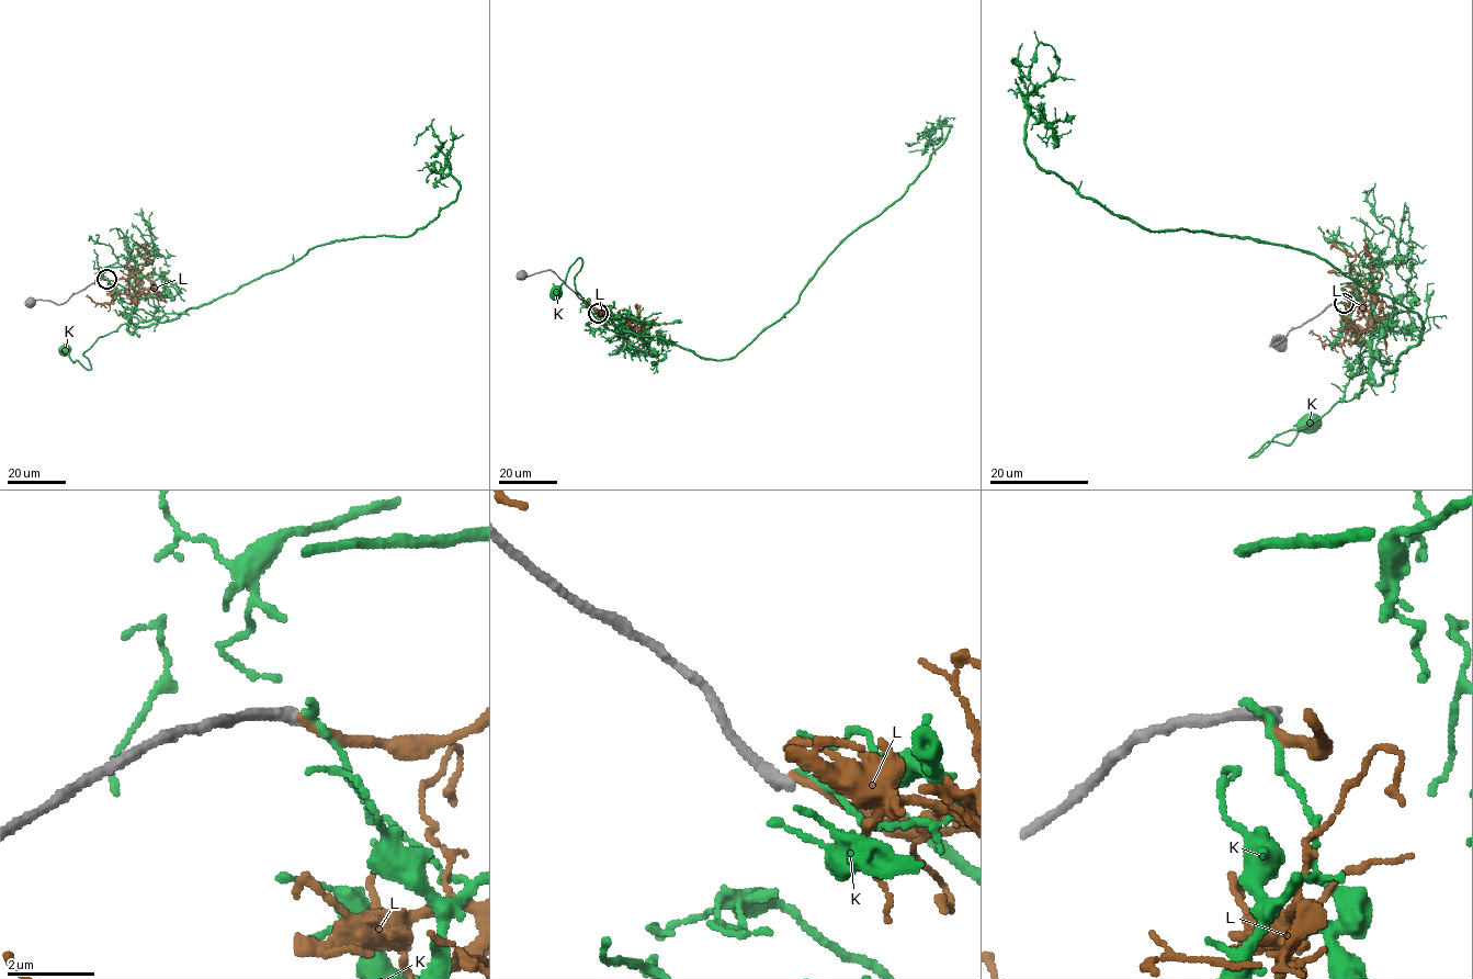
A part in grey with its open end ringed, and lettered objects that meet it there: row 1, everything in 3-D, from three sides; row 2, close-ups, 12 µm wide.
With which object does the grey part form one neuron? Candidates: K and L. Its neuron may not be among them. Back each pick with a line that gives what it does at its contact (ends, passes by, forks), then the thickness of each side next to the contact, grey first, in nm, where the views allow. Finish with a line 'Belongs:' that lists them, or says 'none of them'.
L: it ends; calibres 320 and 200 nm
Belongs: L

